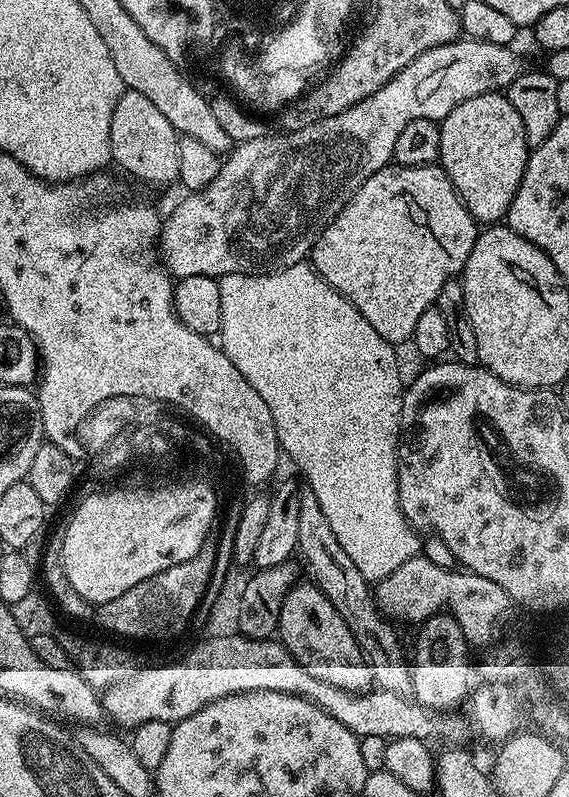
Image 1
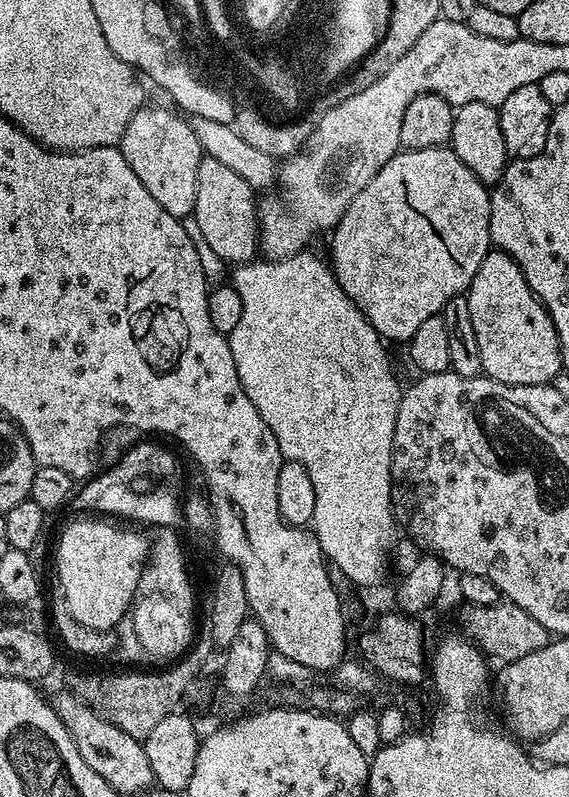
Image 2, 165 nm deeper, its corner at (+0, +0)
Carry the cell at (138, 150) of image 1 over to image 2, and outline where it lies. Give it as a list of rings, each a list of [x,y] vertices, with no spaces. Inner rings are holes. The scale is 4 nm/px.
[[[139,108],[134,118],[130,118],[130,126],[126,126],[126,134],[122,134],[118,147],[126,162],[130,162],[130,170],[138,174],[138,182],[150,190],[158,206],[162,206],[166,214],[188,218],[195,210],[197,173],[202,153],[191,123],[179,111],[168,108]]]

